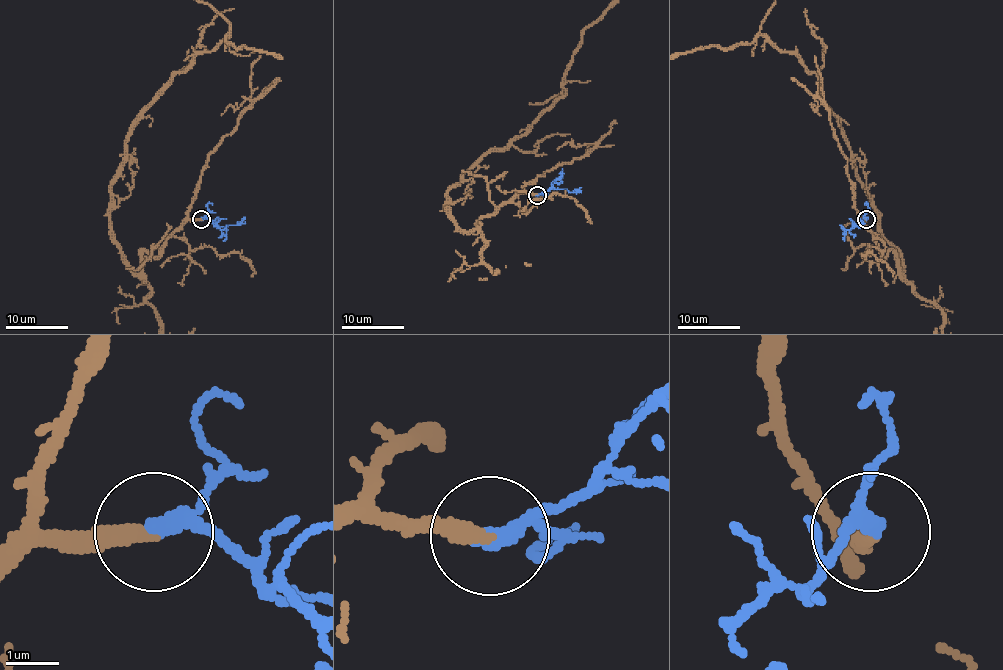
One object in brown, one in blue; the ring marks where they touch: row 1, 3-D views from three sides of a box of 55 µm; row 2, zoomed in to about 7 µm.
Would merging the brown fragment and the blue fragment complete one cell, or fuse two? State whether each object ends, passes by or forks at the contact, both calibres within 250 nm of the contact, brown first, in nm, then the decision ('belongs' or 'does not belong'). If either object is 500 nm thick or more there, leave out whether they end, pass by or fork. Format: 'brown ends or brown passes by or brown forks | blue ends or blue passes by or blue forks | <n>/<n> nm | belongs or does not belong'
brown ends | blue passes by | 320/260 nm | belongs

